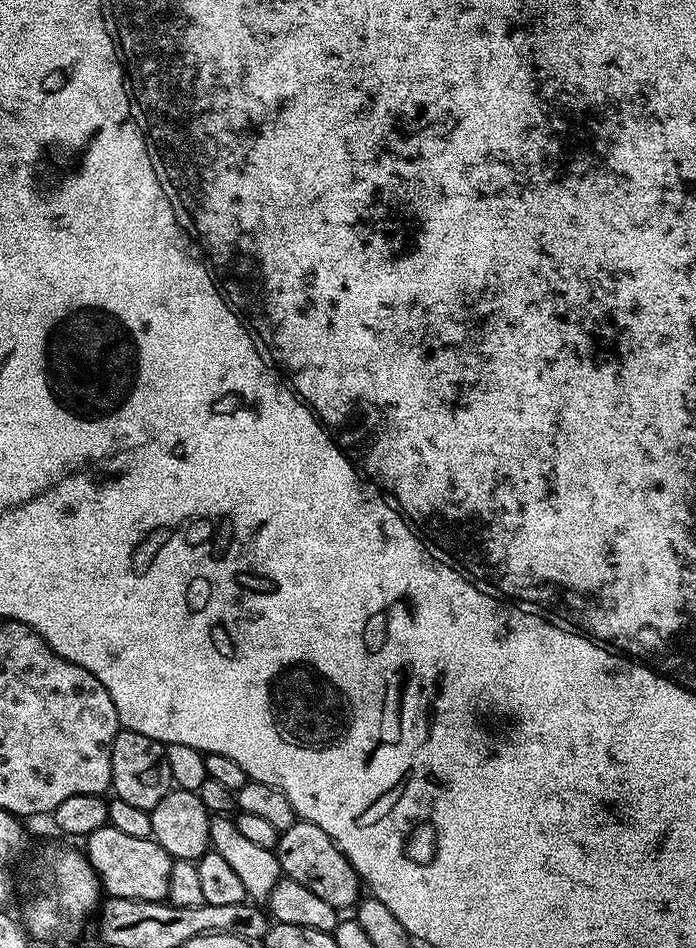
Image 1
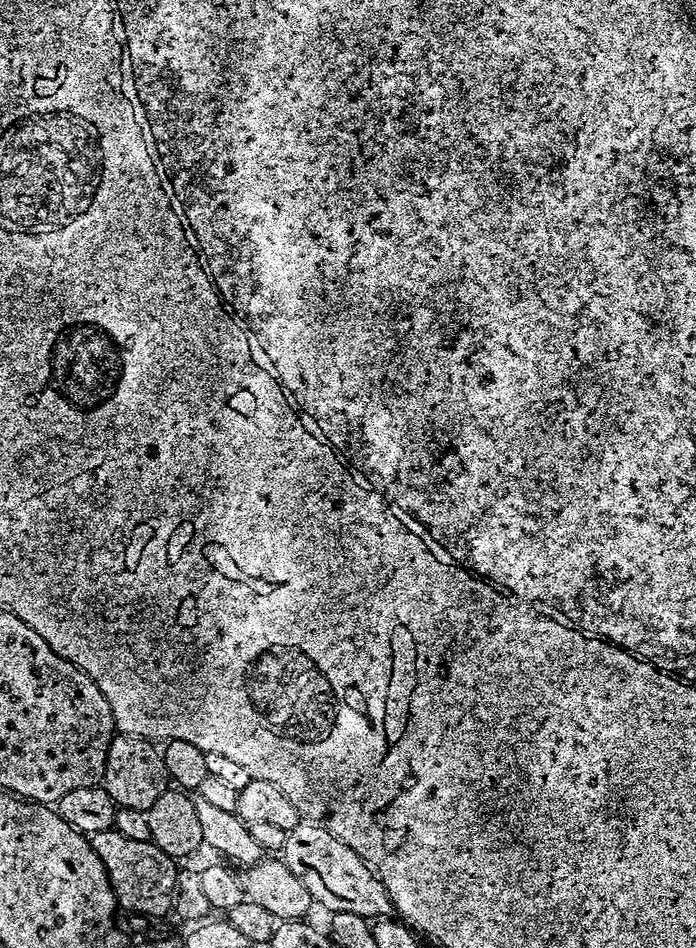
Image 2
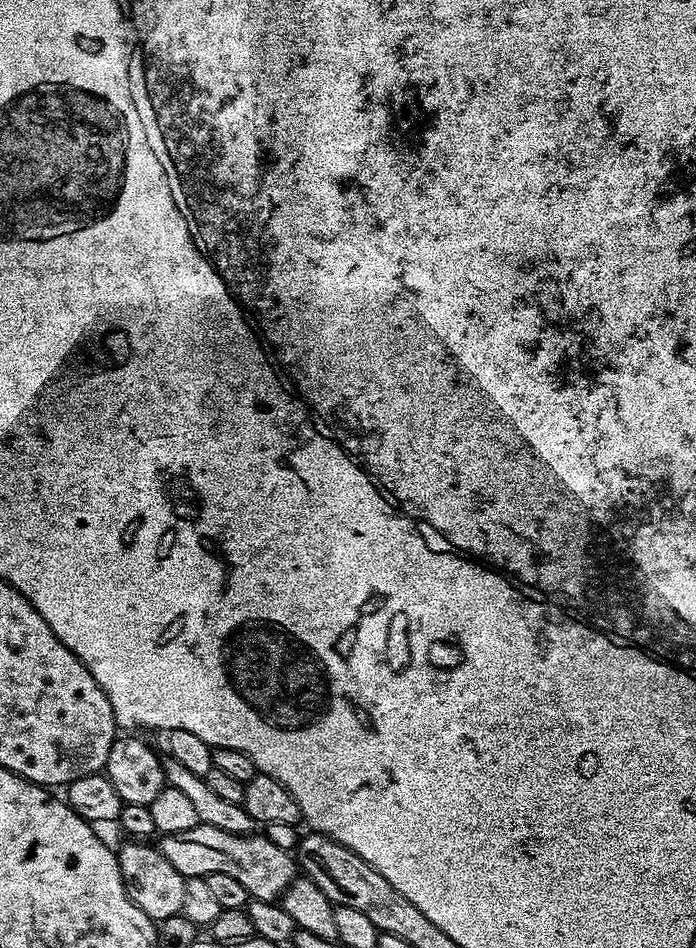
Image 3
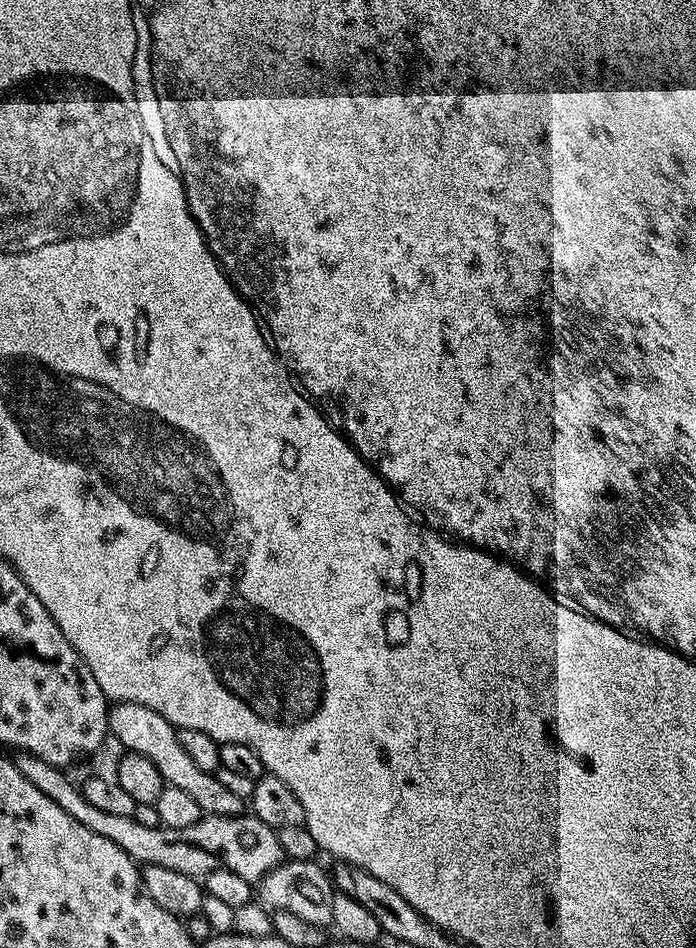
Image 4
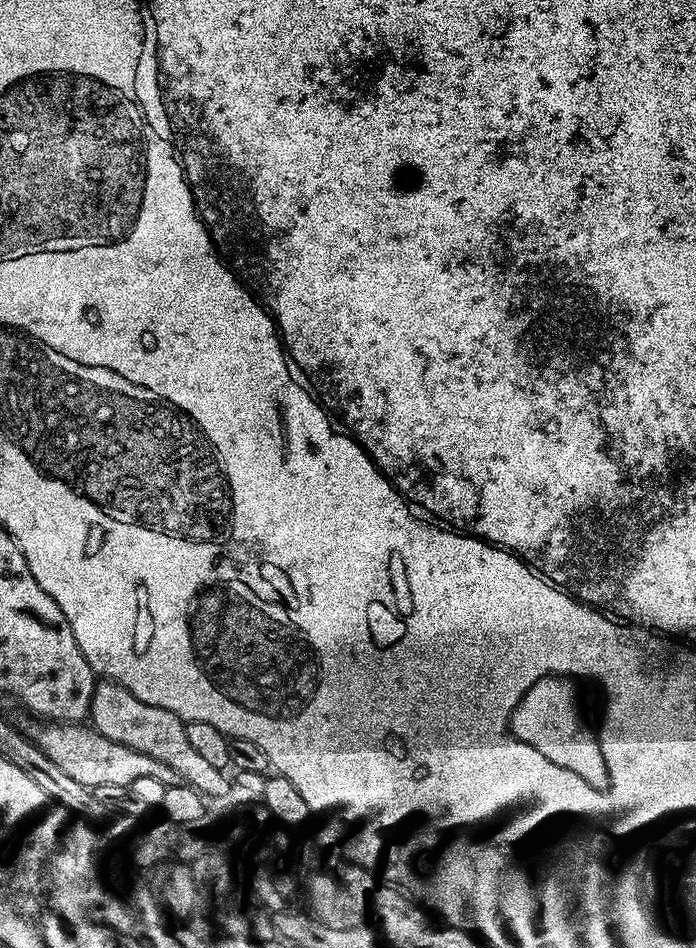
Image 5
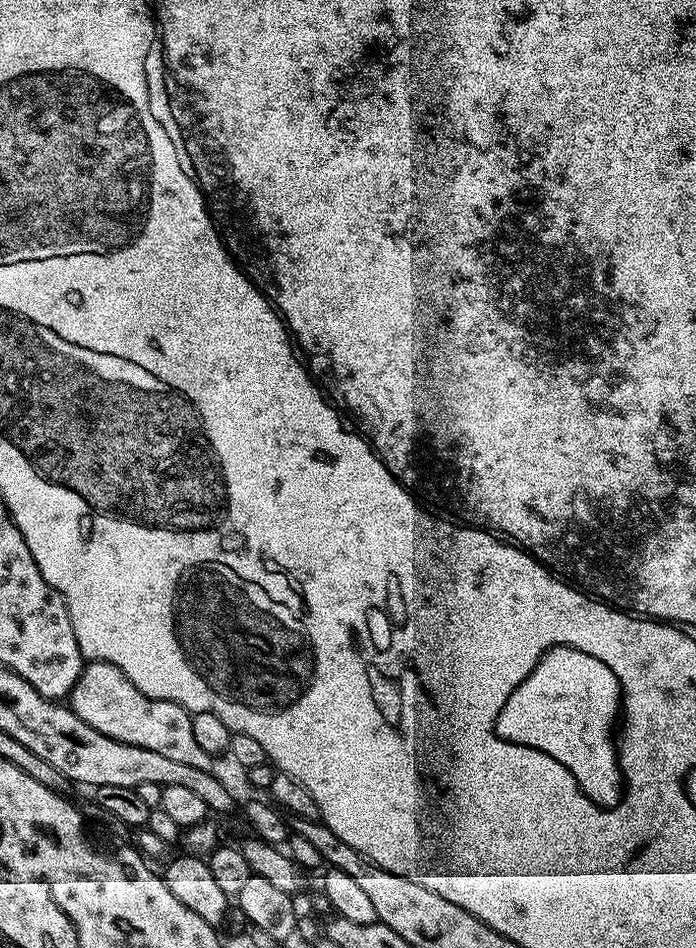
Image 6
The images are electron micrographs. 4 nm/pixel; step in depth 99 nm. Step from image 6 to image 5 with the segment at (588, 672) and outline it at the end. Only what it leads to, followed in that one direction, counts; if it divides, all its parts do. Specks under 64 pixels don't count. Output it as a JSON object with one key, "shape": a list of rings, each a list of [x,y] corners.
{"shape":[[[547,676],[530,690],[518,702],[518,706],[512,712],[510,731],[526,746],[534,746],[538,754],[550,758],[554,766],[562,766],[566,770],[574,770],[582,782],[586,782],[595,788],[608,787],[608,771],[606,770],[606,758],[602,758],[600,742],[595,731],[588,729],[584,716],[580,713],[580,704],[576,701],[576,688],[571,679],[562,676]]]}

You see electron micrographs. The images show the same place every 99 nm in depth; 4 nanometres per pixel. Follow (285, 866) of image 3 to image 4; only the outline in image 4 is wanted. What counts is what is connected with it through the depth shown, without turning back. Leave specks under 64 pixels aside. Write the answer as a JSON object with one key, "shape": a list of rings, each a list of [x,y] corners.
{"shape":[[[16,752],[14,763],[18,774],[30,782],[50,802],[58,802],[70,818],[82,822],[86,830],[94,830],[94,834],[102,834],[102,838],[110,838],[114,846],[136,861],[137,865],[153,864],[166,866],[166,870],[178,870],[178,874],[186,874],[202,878],[210,870],[225,868],[234,870],[234,874],[253,882],[259,882],[268,871],[274,870],[279,864],[285,862],[286,857],[282,846],[279,844],[277,829],[266,826],[258,817],[245,814],[243,816],[209,816],[201,815],[194,826],[181,828],[165,828],[163,826],[142,826],[132,816],[126,814],[106,814],[98,810],[91,802],[80,793],[79,787],[67,775],[63,768],[55,768],[50,762],[42,762],[42,758],[34,758],[29,752]]]}

